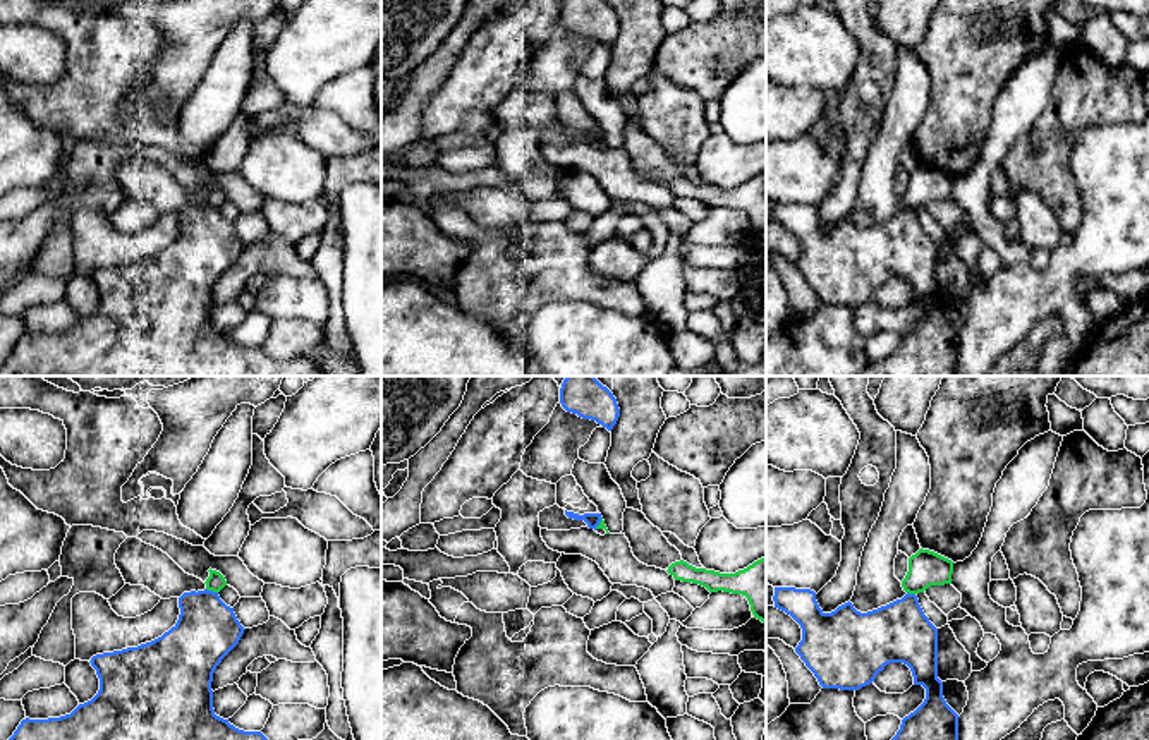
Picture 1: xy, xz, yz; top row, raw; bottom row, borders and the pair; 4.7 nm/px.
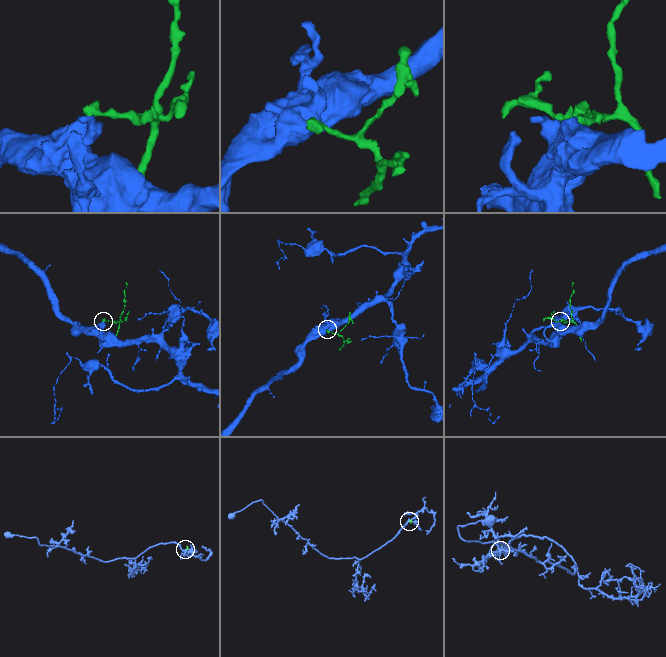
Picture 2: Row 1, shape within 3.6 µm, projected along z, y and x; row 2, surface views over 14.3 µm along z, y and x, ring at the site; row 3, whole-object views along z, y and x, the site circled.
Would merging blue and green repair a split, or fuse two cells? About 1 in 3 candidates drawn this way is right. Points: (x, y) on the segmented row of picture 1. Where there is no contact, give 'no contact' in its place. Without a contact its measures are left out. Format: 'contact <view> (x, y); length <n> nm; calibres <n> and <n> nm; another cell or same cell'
contact xy (212, 591); length 60 nm; calibres 300 and 90 nm; another cell

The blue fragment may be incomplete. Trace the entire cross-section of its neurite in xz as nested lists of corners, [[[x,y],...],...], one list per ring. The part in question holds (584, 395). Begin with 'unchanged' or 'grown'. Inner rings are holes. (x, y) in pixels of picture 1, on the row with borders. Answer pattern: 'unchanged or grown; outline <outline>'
unchanged; outline [[[567,376],[560,388],[560,403],[567,412],[596,421],[608,431],[620,415],[617,398],[594,376]]]

